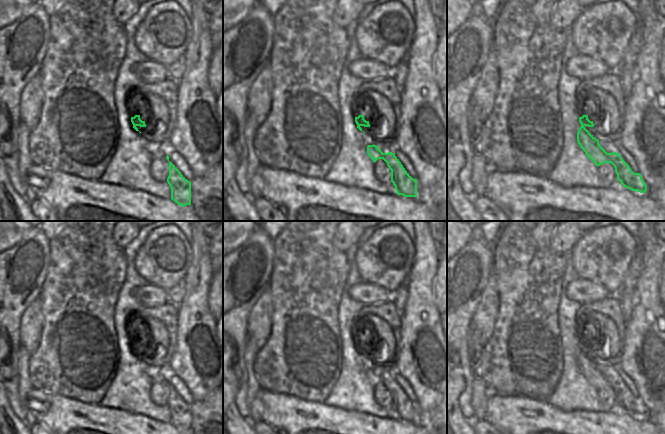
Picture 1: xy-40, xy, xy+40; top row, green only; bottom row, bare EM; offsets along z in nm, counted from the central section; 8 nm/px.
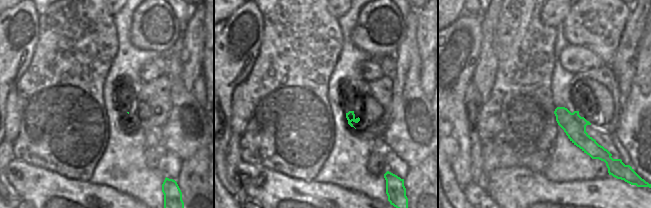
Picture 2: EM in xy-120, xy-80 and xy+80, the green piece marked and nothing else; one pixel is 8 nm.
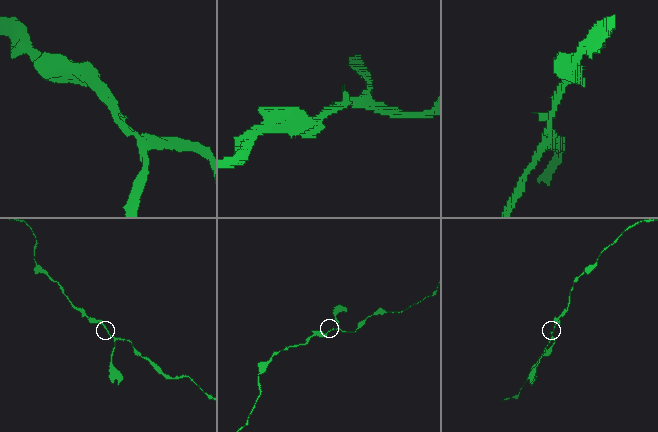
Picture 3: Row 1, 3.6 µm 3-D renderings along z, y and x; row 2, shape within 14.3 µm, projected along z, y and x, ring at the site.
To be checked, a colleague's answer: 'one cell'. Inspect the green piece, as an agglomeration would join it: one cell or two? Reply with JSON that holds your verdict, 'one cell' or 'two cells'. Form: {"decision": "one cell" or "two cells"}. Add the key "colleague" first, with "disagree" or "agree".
{"colleague": "disagree", "decision": "two cells"}

